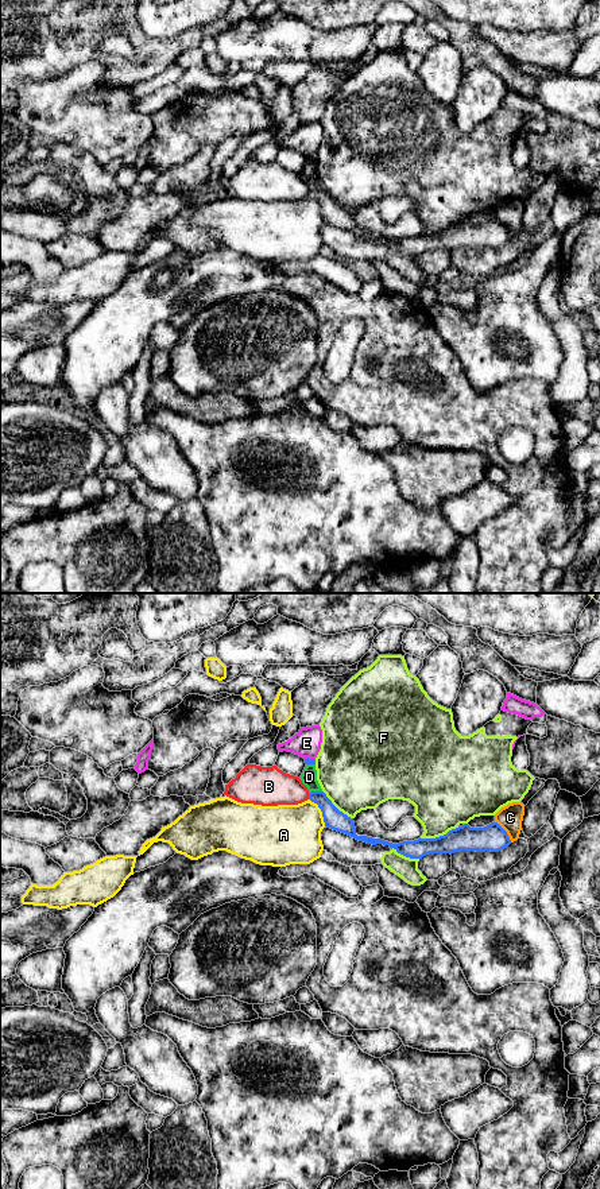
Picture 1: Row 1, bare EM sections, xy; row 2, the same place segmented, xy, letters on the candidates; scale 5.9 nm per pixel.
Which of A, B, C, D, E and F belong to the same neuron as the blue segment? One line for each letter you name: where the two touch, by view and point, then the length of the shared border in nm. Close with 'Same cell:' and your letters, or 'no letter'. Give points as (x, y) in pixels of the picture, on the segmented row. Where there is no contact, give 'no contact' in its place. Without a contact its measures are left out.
Same cell: no letter

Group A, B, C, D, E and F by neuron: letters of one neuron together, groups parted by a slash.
A / B / C / D / E / F

